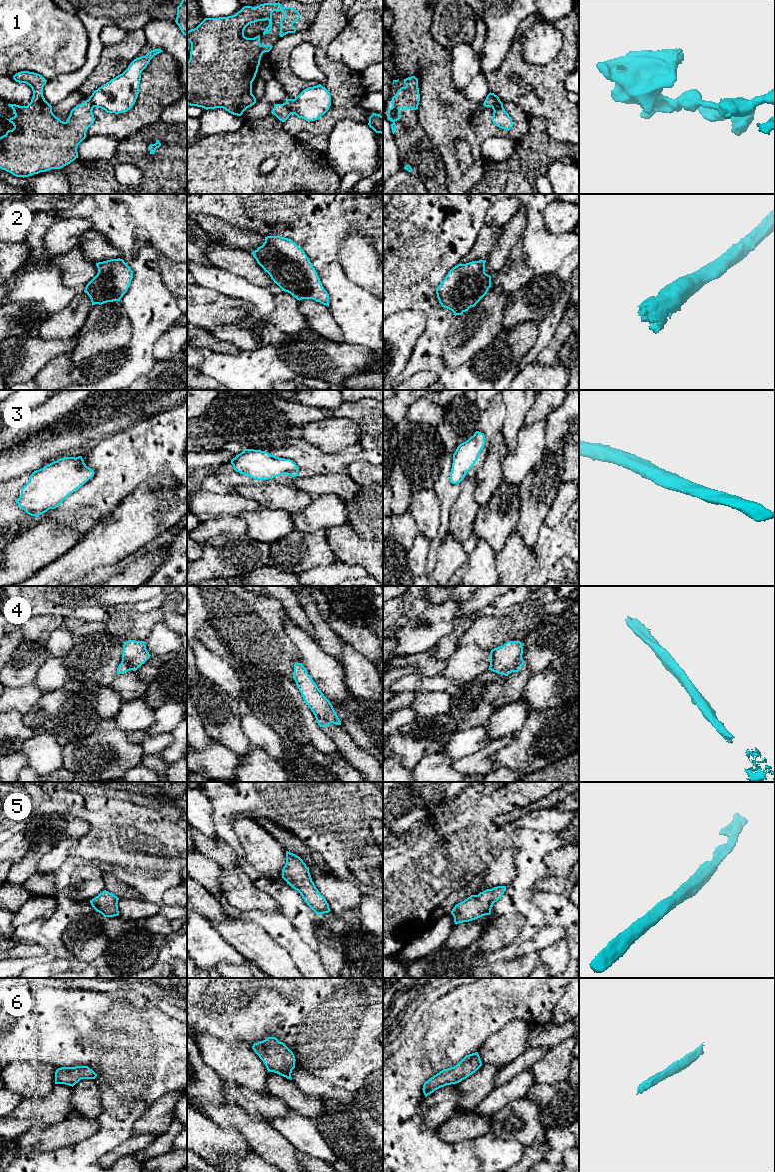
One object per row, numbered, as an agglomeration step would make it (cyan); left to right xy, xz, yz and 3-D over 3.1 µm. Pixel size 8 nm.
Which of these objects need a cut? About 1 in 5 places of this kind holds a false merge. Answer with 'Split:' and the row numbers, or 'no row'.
Split: 1

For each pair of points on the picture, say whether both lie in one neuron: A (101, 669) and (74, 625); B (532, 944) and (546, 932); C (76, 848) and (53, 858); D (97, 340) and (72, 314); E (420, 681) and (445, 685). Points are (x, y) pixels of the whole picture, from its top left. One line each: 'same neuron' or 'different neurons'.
A: same neuron
B: same neuron
C: same neuron
D: different neurons
E: same neuron

